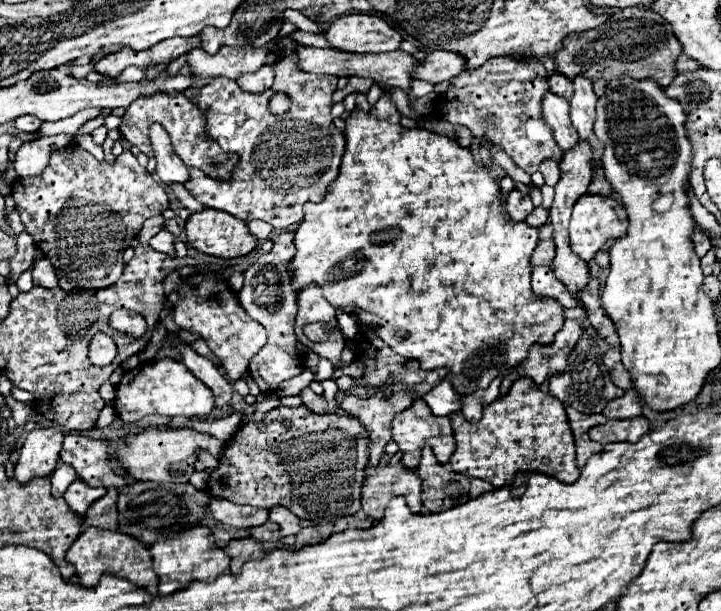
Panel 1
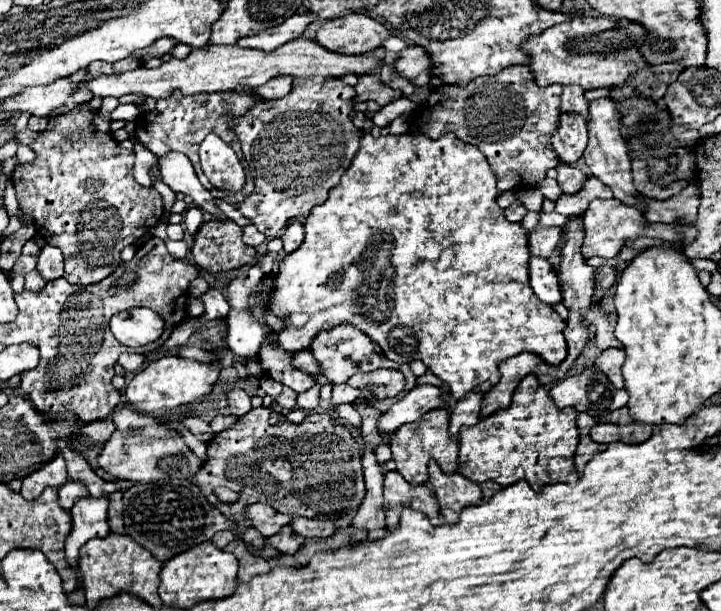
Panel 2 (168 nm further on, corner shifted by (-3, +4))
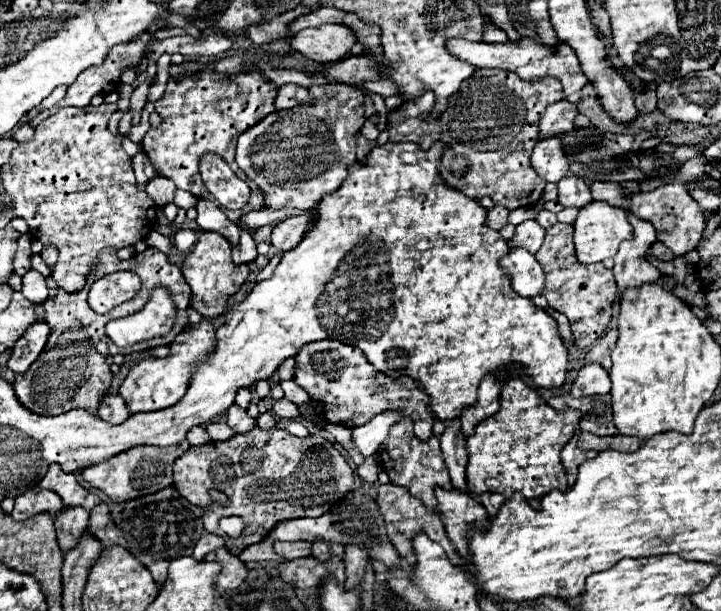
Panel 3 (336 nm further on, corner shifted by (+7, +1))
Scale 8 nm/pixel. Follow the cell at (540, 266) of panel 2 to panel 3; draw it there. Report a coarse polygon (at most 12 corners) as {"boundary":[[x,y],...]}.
{"boundary":[[511,249],[501,267],[521,297],[543,291],[543,267],[525,249]]}

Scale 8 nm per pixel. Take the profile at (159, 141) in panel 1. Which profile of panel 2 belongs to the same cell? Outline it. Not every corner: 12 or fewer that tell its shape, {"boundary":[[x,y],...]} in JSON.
{"boundary":[[169,152],[159,160],[163,182],[191,196],[217,220],[227,216],[205,190],[187,156]]}

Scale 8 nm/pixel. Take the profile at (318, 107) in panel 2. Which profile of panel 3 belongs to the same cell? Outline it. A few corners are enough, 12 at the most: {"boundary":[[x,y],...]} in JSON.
{"boundary":[[365,95],[315,103],[243,131],[235,161],[267,209],[313,209],[345,181]]}

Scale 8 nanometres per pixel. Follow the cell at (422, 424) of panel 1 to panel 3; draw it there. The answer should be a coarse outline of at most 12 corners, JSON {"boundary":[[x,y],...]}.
{"boundary":[[393,425],[379,451],[391,483],[431,511],[435,487],[451,489],[439,439]]}

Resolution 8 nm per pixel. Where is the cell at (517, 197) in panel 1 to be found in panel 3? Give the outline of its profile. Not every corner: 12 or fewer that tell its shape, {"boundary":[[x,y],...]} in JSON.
{"boundary":[[505,207],[487,211],[487,225],[499,231],[507,223]]}

